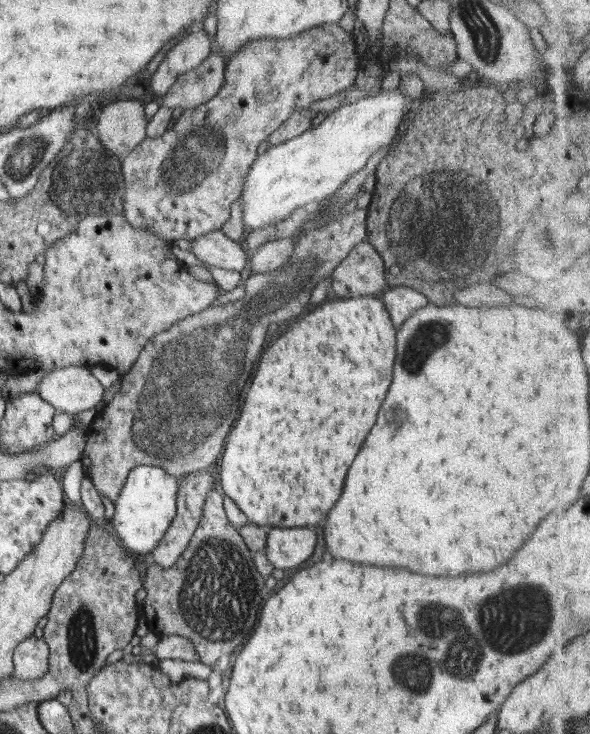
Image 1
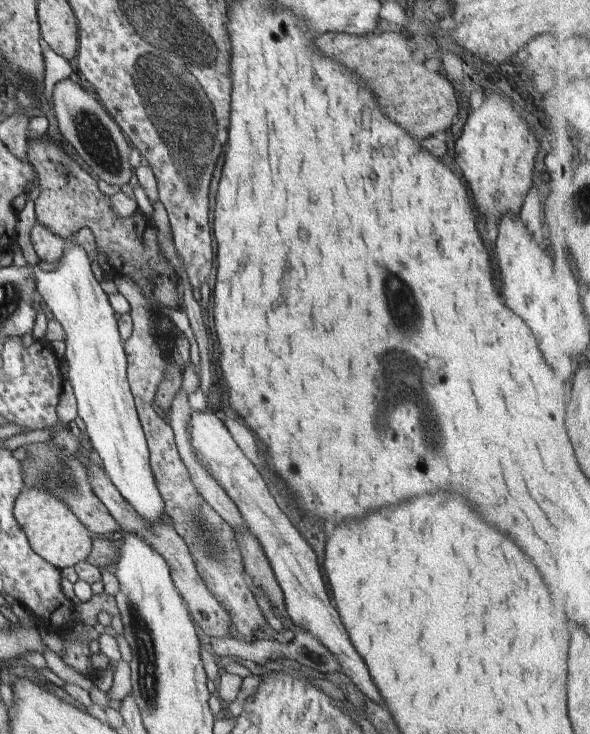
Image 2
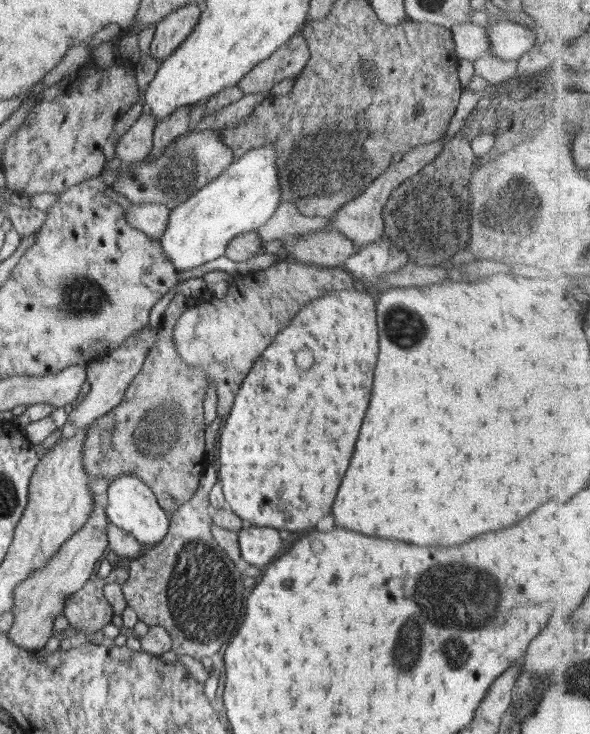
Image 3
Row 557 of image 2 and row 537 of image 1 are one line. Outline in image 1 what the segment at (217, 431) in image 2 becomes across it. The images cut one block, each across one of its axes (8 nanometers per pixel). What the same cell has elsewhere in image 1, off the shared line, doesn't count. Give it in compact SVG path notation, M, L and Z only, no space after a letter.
M304 526L267 529L265 555L274 568L296 568L308 560L316 546L316 533Z

